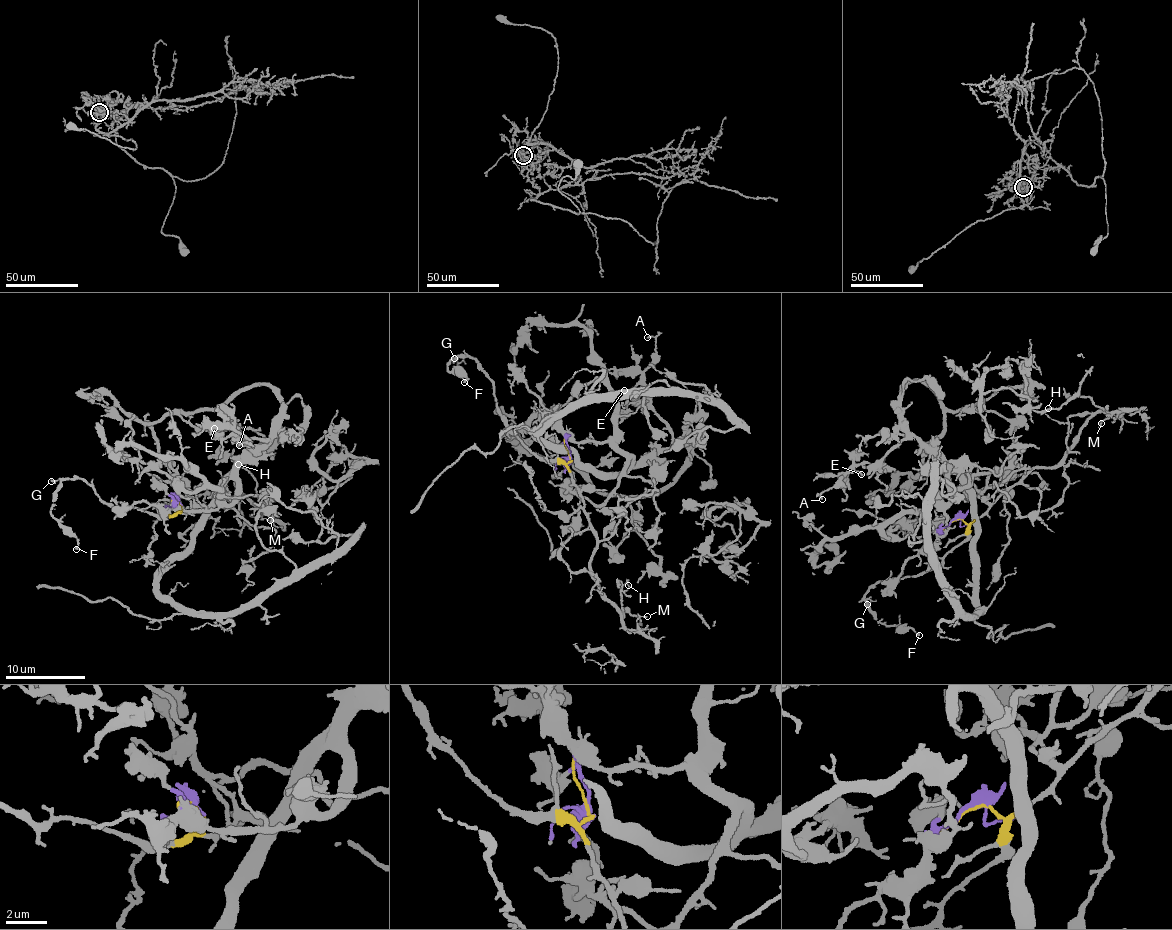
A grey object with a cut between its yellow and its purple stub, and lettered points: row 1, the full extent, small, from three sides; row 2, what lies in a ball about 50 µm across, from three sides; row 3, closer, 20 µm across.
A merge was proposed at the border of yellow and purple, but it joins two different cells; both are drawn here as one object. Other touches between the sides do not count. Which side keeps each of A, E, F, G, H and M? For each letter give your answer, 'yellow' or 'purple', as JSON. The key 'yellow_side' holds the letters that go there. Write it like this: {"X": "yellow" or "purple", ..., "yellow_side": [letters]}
{"A": "purple", "E": "purple", "F": "yellow", "G": "yellow", "H": "yellow", "M": "yellow", "yellow_side": ["F", "G", "H", "M"]}

